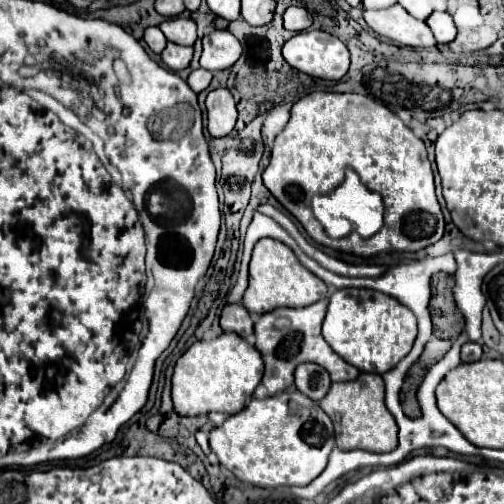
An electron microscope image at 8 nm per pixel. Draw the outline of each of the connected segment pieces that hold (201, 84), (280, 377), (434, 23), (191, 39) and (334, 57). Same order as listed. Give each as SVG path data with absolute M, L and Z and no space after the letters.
M197 69L197 71L191 71L191 75L187 77L187 85L189 85L195 93L201 93L203 89L209 87L211 79L213 79L213 73L211 73L211 71Z
M321 299L315 305L307 305L303 309L283 307L263 313L261 319L255 323L255 335L257 335L255 349L261 353L265 363L265 375L261 383L267 387L269 395L281 393L287 387L291 387L295 367L303 361L311 361L325 367L333 381L355 381L359 377L361 371L357 367L351 367L347 361L343 361L323 339L321 323L325 319L325 311L327 311L327 299Z
M433 11L433 15L429 15L425 19L425 23L431 27L431 31L435 33L437 43L451 43L457 35L457 29L453 25L453 17L449 13L443 11Z
M171 17L165 19L159 29L165 33L165 37L171 43L177 45L193 45L197 39L197 25L191 19L183 19L183 17Z
M303 31L283 45L283 59L291 67L319 79L341 79L349 69L345 43L325 31Z

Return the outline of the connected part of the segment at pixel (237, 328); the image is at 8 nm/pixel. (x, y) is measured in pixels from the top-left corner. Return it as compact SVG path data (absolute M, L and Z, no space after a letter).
M225 305L221 311L221 327L223 331L233 331L241 337L249 337L253 333L253 321L243 305Z

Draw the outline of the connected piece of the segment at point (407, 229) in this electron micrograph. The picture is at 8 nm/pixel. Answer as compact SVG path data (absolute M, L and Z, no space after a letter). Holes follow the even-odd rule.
M315 91L299 99L291 109L289 123L275 137L271 163L263 171L263 181L315 243L335 251L359 257L373 257L383 251L419 251L437 243L445 229L423 141L393 111L357 93ZM347 167L361 177L367 189L377 191L385 201L385 223L381 231L367 239L357 233L331 239L311 211L313 195L341 185Z

